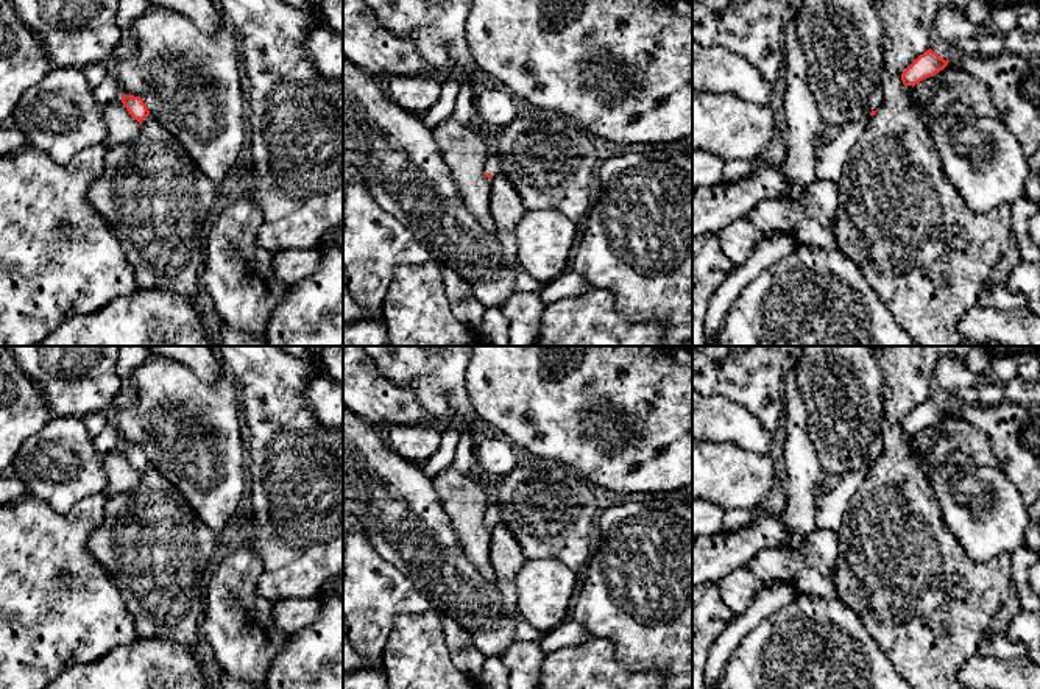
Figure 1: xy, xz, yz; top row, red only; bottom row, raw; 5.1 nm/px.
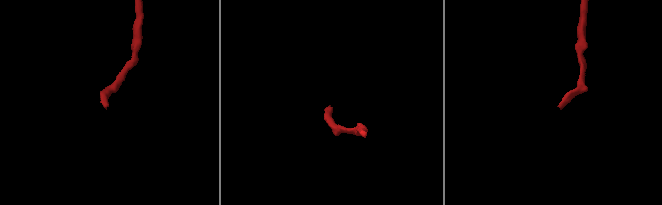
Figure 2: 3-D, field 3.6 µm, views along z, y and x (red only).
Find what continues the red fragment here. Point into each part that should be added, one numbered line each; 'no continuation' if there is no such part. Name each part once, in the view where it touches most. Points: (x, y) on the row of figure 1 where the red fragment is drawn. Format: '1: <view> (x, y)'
1: xz (493, 166)

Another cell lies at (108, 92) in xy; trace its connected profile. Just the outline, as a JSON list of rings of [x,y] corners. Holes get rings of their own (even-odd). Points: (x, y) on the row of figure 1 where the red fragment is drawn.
[[[109,73],[95,89],[94,97],[98,104],[104,109],[122,101],[123,92],[115,76]]]

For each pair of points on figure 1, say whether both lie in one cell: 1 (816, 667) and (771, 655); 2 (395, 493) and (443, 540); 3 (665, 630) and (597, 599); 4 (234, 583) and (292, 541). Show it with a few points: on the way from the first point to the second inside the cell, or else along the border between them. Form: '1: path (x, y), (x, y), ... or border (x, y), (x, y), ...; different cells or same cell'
1: path (805, 667), (781, 666); same cell
2: path (407, 505), (431, 529); same cell
3: path (647, 628), (643, 628), (615, 605); same cell
4: border (244, 532), (261, 561), (256, 591), (270, 600); different cells

